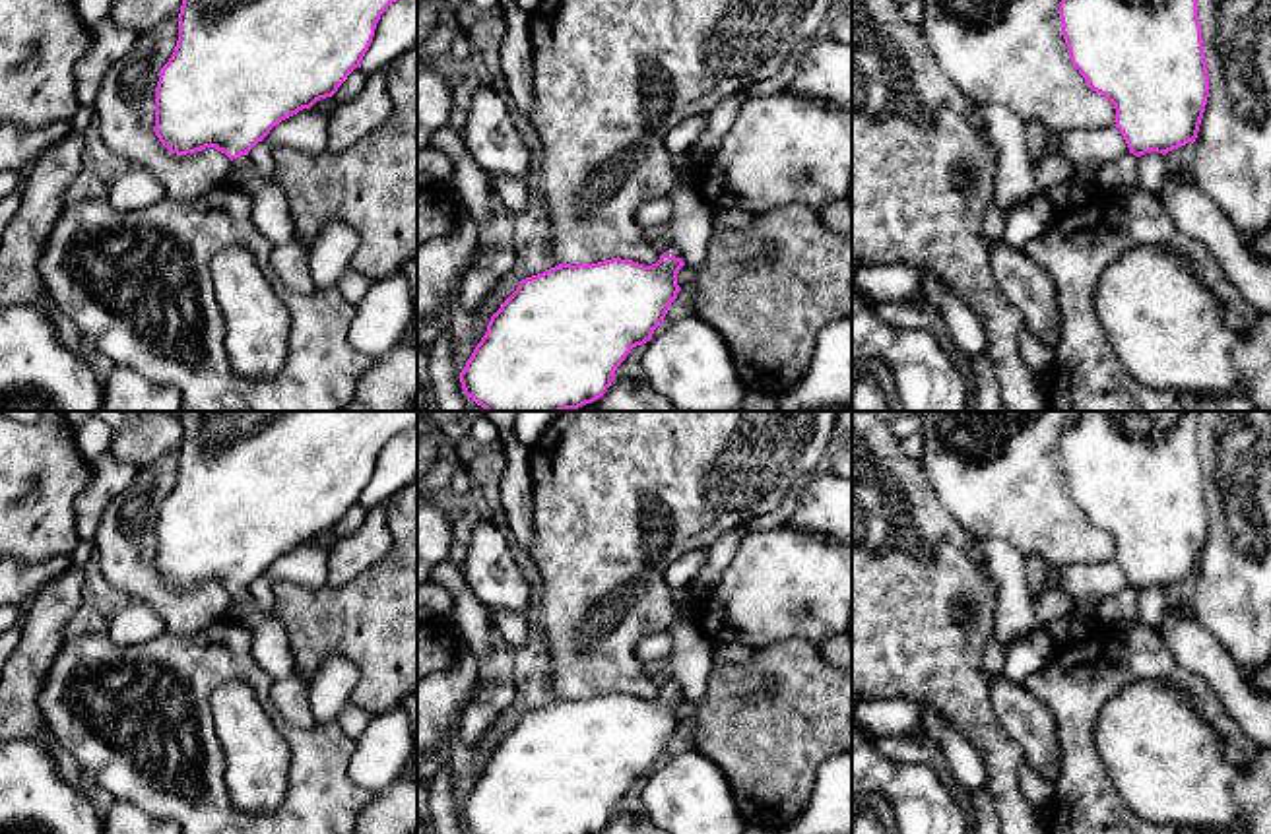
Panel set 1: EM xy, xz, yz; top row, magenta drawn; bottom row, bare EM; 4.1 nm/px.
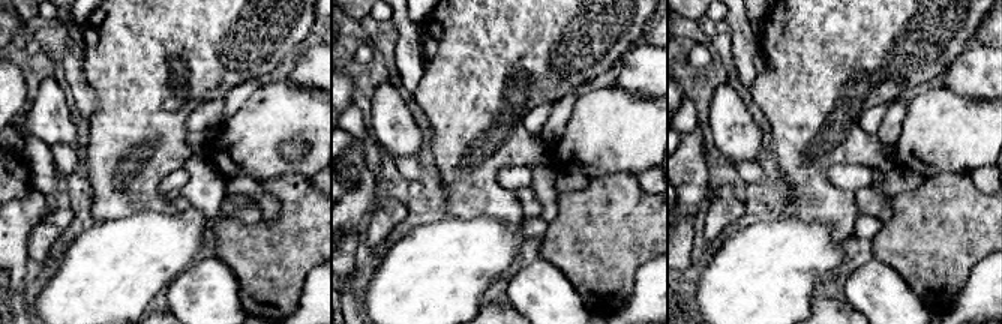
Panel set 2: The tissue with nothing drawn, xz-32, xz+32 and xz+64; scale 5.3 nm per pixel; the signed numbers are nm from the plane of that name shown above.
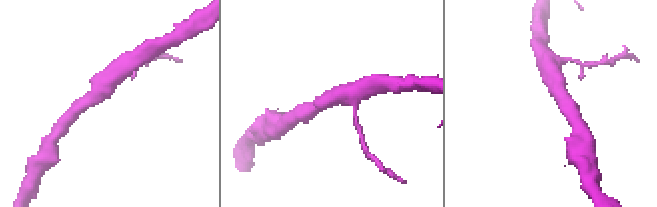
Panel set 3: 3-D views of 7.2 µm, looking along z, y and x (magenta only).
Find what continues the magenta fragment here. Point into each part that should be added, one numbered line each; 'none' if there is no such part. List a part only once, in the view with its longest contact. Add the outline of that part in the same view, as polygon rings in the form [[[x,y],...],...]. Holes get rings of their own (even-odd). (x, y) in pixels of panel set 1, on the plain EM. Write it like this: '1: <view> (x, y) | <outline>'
1: xz (660, 668) | [[[666,659],[656,661],[652,665],[652,671],[664,681],[664,687],[675,692],[683,692],[679,683],[671,677],[669,667],[666,663]]]

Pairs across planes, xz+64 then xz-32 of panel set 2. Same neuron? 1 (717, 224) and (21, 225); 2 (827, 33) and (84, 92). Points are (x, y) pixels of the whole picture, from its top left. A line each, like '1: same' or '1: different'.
1: different
2: different

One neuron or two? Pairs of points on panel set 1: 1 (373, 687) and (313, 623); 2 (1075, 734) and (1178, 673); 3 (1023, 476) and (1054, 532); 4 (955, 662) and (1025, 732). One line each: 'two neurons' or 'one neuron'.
1: one neuron
2: one neuron
3: one neuron
4: two neurons

